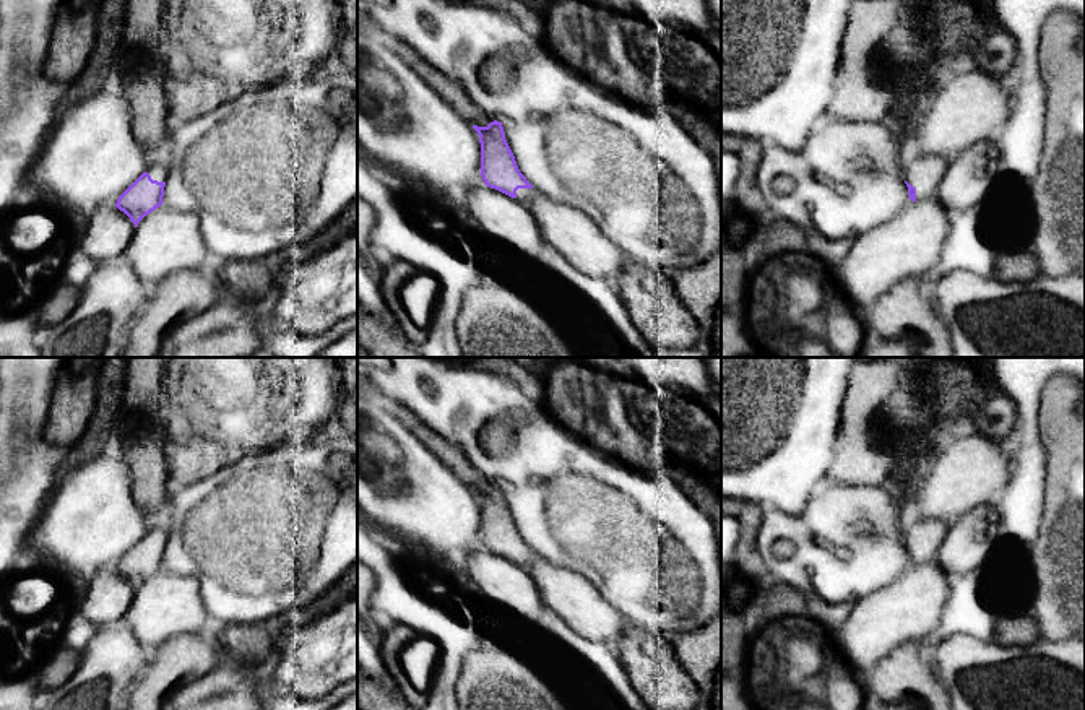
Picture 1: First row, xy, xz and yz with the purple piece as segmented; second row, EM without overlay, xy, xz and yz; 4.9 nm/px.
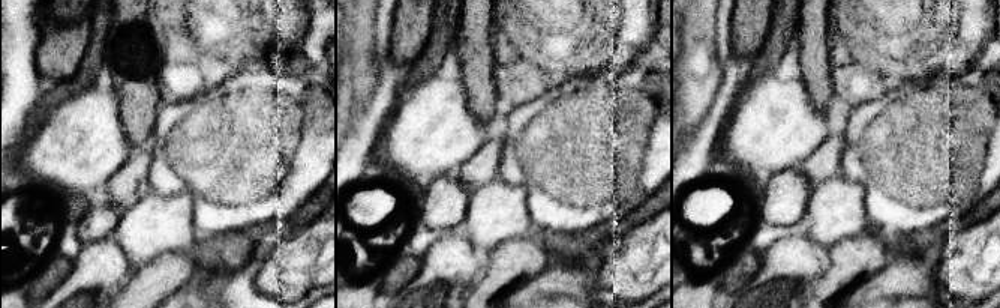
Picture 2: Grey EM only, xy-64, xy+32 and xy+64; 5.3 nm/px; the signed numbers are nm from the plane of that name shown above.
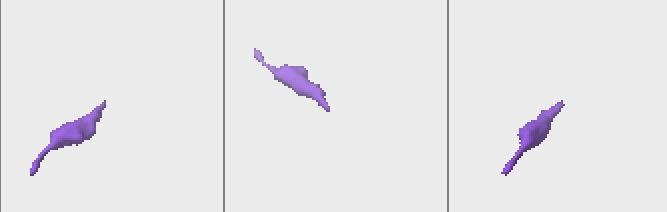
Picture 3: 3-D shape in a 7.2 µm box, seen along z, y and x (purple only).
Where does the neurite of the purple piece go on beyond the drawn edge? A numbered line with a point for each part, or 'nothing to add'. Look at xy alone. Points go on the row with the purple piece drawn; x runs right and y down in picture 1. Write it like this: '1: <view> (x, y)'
1: xy (159, 169)

